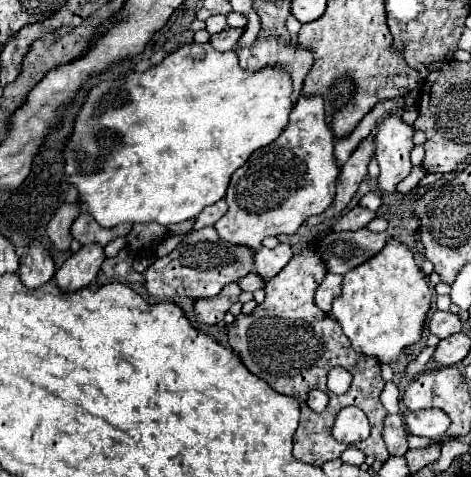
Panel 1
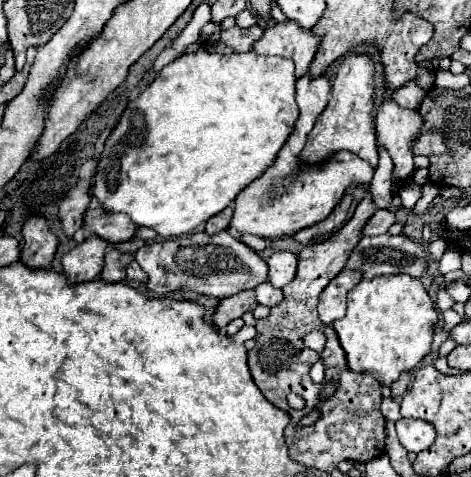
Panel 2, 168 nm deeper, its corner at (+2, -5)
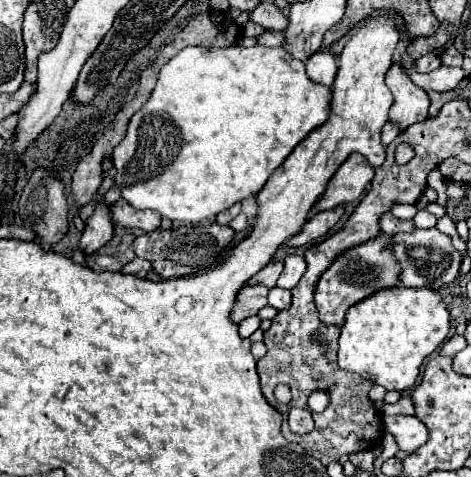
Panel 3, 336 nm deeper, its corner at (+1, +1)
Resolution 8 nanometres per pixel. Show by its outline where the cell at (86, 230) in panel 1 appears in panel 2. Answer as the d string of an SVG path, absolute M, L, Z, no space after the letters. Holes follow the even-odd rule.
M102 206L88 208L86 216L84 216L84 224L86 224L88 232L98 234L100 238L104 238L110 244L126 242L138 230L138 226L128 216L124 216L124 214L108 214Z

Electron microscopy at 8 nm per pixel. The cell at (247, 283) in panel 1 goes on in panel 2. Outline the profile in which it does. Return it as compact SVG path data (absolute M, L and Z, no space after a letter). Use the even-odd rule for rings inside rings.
M264 282L264 284L260 284L260 288L256 288L256 298L258 298L258 304L272 308L284 300L284 294L282 294L282 290L272 288L270 282Z

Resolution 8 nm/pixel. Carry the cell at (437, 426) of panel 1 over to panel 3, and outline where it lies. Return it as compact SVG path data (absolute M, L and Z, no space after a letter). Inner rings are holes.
M385 416L383 418L387 432L391 432L397 440L399 450L415 452L429 440L427 426L415 416Z

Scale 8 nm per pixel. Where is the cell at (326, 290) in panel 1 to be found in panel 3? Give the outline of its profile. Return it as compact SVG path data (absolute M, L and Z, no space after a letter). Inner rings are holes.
M377 236L361 246L355 246L341 256L323 272L323 276L317 282L315 290L315 306L319 312L321 322L325 324L337 324L341 326L345 322L345 312L349 306L357 304L359 300L367 298L369 294L381 290L381 288L391 288L399 286L399 264L391 254L391 236Z

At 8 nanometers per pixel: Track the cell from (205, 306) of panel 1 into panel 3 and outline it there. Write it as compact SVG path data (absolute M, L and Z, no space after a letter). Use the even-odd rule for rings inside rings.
M243 286L235 298L235 306L231 310L231 320L233 322L241 322L247 316L257 314L265 304L267 304L267 286Z

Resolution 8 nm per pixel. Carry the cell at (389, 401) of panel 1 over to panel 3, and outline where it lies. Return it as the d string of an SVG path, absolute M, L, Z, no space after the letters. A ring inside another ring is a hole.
M409 394L407 396L401 396L399 402L395 402L395 404L383 404L383 410L381 412L383 414L415 414L413 402L411 402Z

